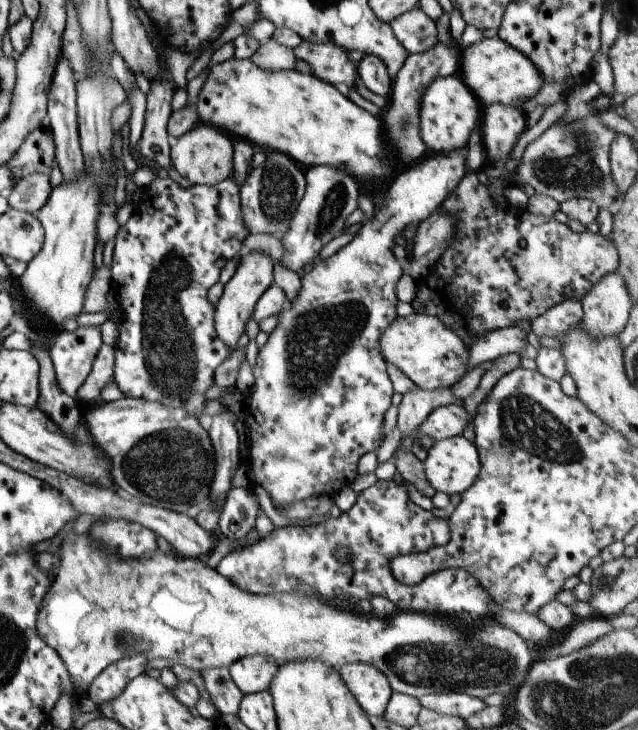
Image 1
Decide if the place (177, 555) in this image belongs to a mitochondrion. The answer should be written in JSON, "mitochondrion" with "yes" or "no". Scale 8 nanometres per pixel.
{"mitochondrion":"no"}

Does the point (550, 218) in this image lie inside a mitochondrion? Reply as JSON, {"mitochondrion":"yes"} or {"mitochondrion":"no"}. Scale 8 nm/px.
{"mitochondrion":"no"}

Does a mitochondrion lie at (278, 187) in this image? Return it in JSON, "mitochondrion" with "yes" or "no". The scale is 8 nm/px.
{"mitochondrion":"yes"}

